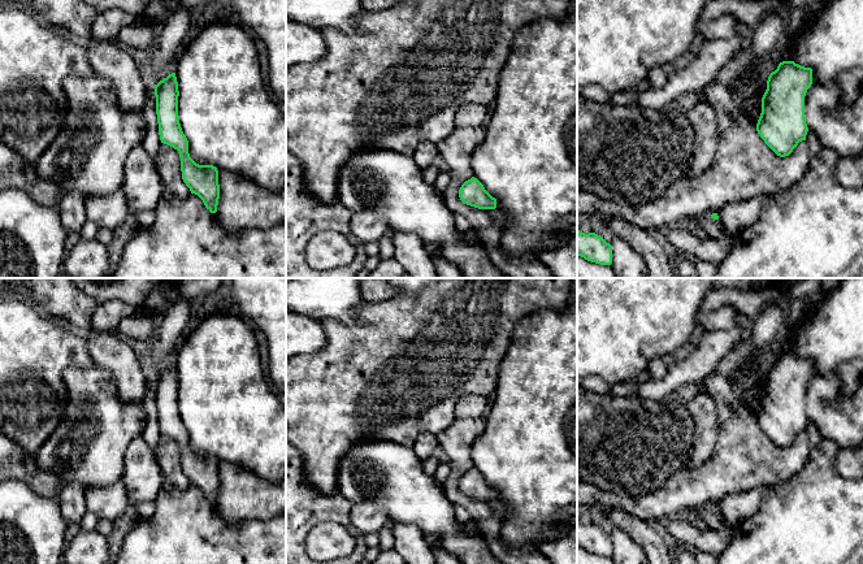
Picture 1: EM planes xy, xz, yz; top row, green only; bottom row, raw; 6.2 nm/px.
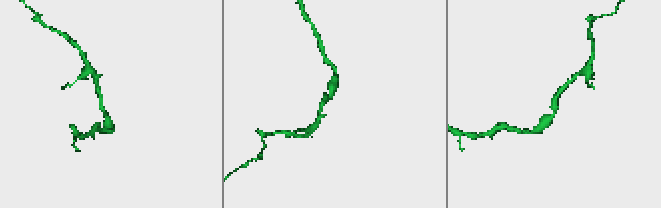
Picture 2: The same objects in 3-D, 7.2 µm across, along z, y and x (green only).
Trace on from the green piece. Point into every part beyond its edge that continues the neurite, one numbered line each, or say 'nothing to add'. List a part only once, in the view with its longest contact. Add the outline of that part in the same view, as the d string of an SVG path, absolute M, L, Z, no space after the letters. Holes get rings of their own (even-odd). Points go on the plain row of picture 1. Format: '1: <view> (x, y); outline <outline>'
nothing to add

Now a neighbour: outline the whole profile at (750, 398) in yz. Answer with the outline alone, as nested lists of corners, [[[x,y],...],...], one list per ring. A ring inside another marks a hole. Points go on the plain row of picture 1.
[[[769,365],[764,368],[740,394],[738,399],[742,407],[745,407],[754,416],[758,415],[758,411],[762,404],[762,389],[767,381],[767,372]]]

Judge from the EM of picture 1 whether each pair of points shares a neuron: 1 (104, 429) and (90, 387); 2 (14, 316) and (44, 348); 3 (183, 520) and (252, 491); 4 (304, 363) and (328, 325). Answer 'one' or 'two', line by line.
1: one
2: one
3: two
4: one

